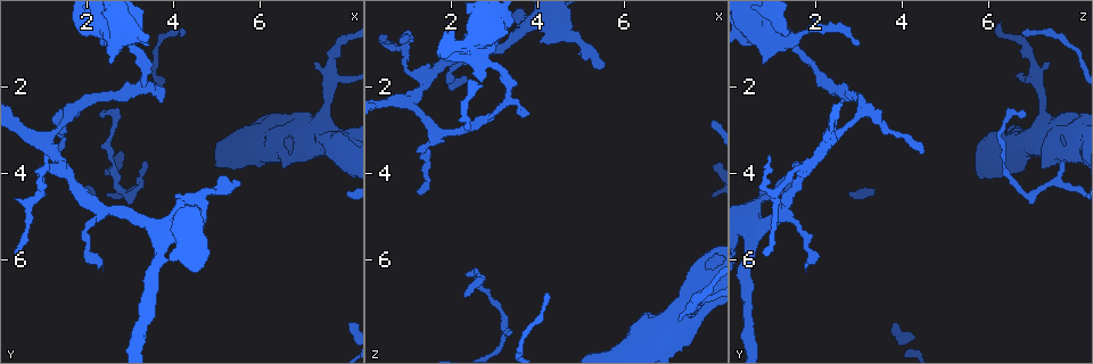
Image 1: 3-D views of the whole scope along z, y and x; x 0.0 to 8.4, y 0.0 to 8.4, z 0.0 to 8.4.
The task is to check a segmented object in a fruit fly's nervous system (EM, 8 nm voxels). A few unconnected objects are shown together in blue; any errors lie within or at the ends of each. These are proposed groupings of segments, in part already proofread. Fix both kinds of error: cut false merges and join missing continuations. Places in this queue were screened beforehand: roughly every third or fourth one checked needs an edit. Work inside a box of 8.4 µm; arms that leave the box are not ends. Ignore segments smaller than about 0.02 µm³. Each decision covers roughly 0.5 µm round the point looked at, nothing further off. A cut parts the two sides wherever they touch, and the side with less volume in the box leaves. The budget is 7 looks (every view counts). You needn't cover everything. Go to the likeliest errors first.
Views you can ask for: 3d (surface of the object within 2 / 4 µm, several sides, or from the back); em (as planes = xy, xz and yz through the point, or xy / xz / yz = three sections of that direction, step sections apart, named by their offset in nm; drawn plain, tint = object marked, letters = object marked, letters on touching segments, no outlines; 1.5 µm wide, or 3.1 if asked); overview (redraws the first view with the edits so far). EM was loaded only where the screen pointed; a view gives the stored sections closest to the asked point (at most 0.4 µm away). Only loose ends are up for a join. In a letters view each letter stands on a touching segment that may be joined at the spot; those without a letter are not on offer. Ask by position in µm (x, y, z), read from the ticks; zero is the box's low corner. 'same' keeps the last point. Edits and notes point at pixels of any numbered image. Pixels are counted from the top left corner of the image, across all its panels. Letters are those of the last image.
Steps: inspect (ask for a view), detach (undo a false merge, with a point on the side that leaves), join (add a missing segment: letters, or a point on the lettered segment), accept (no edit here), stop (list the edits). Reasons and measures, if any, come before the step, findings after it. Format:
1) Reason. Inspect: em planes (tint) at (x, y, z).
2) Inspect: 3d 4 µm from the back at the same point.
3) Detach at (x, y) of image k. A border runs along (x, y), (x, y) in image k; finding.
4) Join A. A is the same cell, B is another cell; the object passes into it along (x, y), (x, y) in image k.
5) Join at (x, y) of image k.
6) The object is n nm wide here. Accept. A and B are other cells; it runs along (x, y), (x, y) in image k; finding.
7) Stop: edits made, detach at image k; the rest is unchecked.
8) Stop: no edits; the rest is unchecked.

Thin end. Inspect: em xz step 8 (letters) at (1.05, 3.60, 0.90).

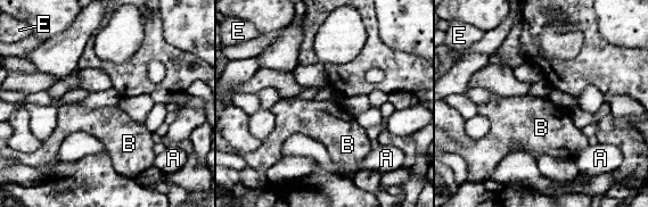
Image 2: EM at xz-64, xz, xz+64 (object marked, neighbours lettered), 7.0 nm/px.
Another direction. Inspect: em planes (letters) at the same point.

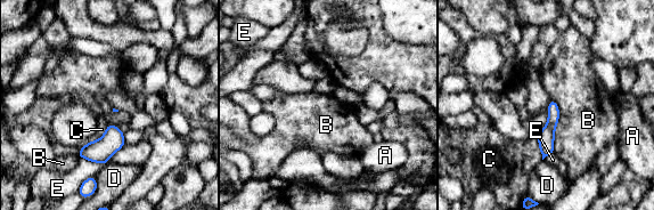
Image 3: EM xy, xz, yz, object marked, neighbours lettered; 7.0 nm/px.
Accept. A, B, C, D and E are other cells; none of them fits.

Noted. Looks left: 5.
An open end. Inspect: em xz step 8 (letters) at (5.45, 4.25, 1.65).

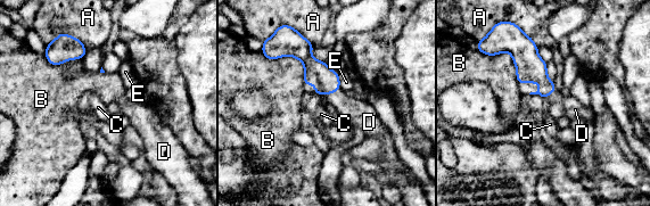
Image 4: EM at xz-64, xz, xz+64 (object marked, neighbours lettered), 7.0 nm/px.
Join D. D is the same cell, A, B, C and E are other cells; the object passes into it along (315, 72), (334, 92), (360, 113) in image 4; the cell continues.

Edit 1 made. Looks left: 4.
Inspect: overview.

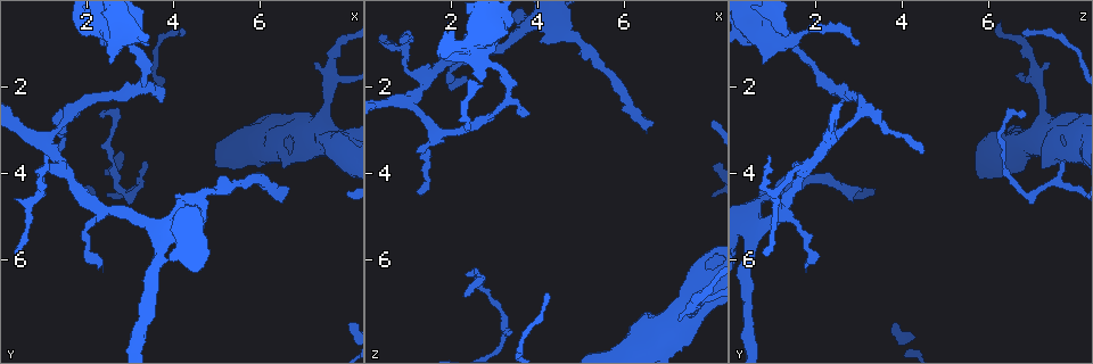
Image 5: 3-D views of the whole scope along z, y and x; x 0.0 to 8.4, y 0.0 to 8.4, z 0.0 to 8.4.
An open end. Inspect: 3d 4 µm at (3.35, 3.75, 7.65).

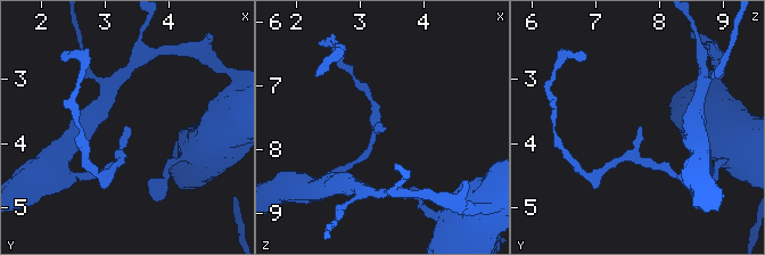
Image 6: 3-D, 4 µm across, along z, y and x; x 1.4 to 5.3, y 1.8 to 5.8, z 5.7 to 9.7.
Inspect: em planes (letters) at (3.35, 3.75, 7.70).

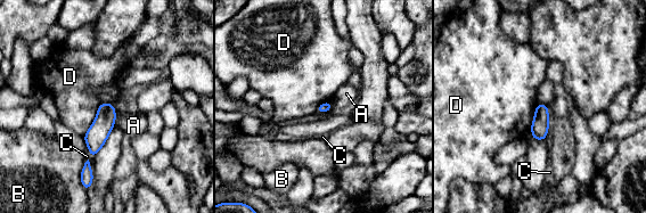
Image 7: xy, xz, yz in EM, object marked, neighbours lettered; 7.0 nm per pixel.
The object is 70 nm wide here. Accept. A, B, C and D are other cells; a border runs along (88, 158), (91, 165), (92, 183) in image 7; none of them fits.

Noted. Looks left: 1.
Stop: edits made, join at image 4; the rest is unchecked.

